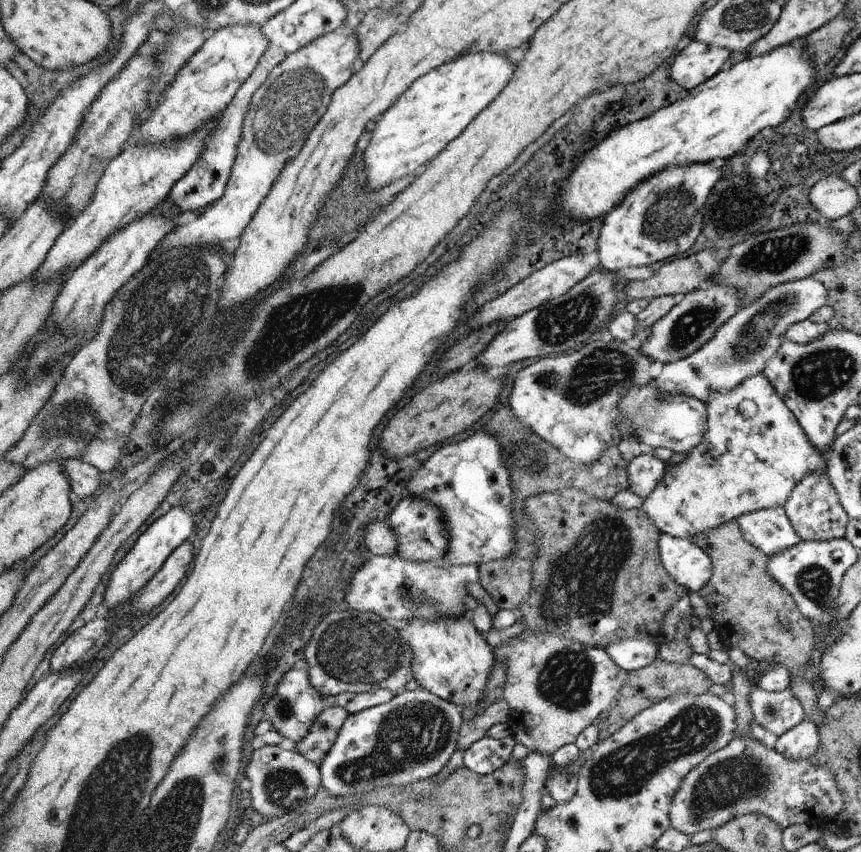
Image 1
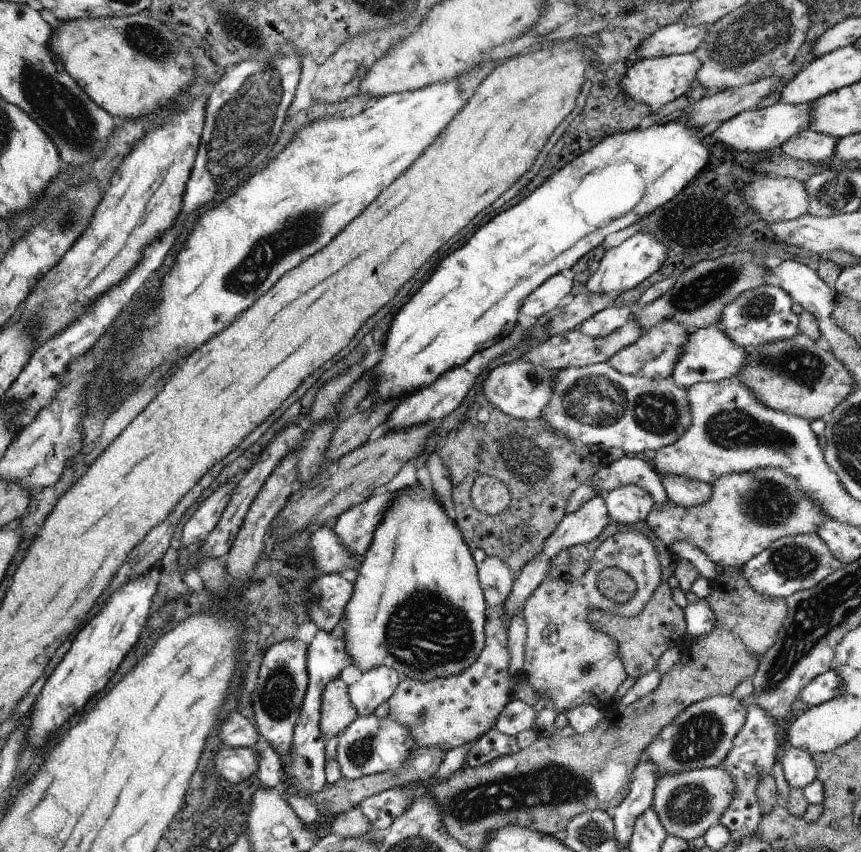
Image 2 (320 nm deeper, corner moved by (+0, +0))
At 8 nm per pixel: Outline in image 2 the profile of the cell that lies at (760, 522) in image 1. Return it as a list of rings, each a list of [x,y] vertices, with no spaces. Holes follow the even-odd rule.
[[[659,476],[662,486],[668,494],[668,498],[677,506],[692,508],[700,506],[712,496],[712,488],[704,482],[690,480],[690,478],[680,478],[680,476]]]

